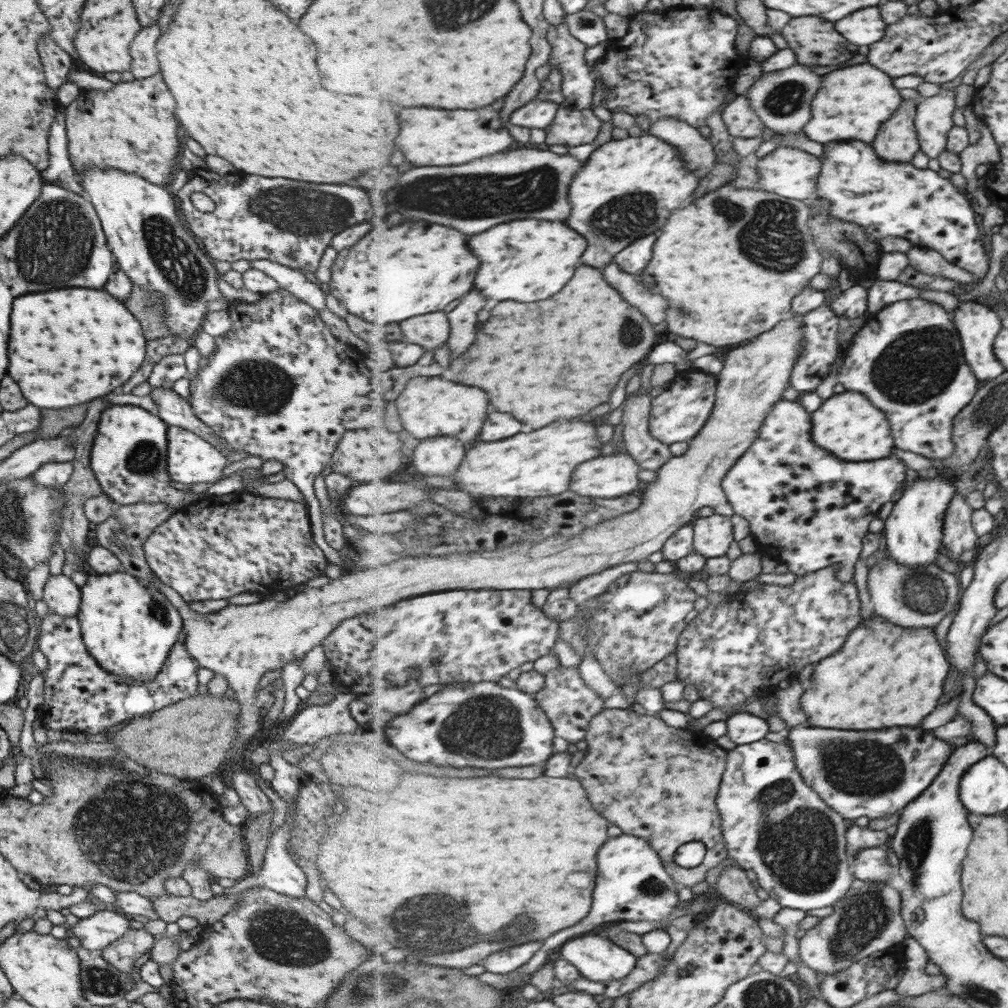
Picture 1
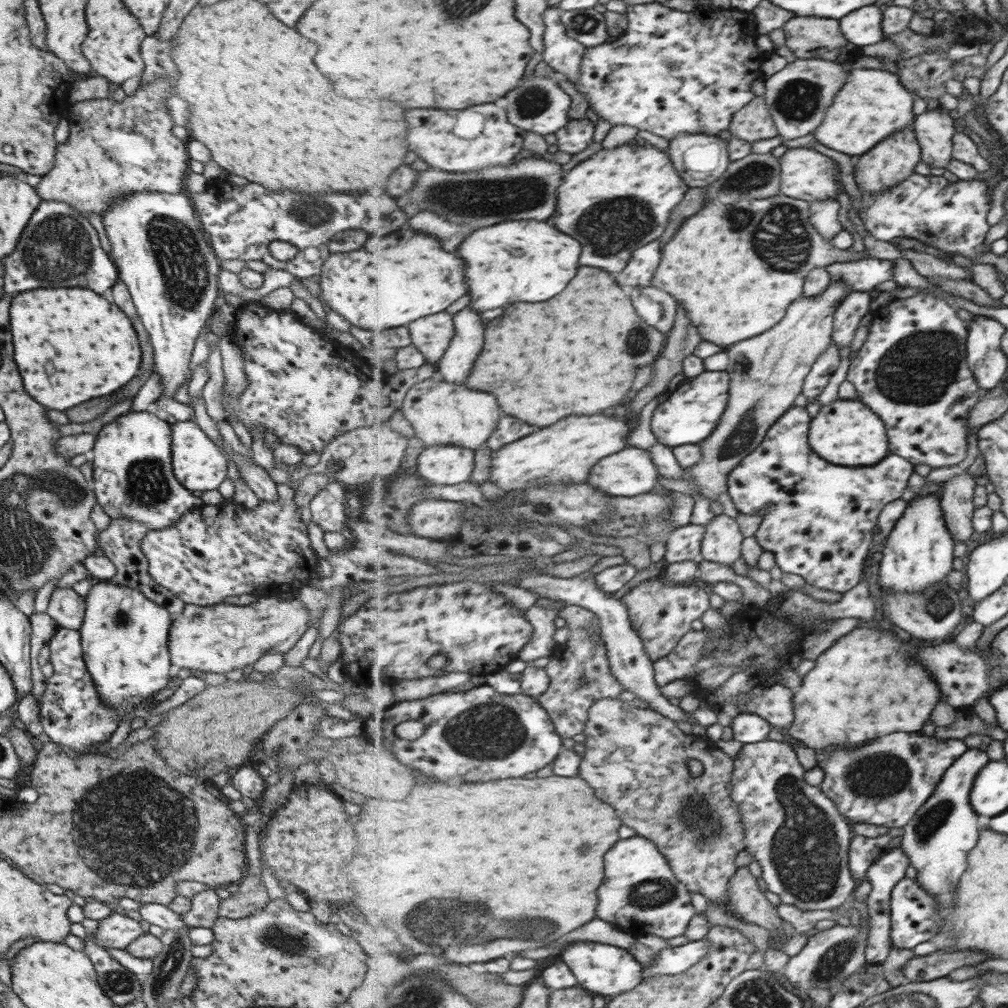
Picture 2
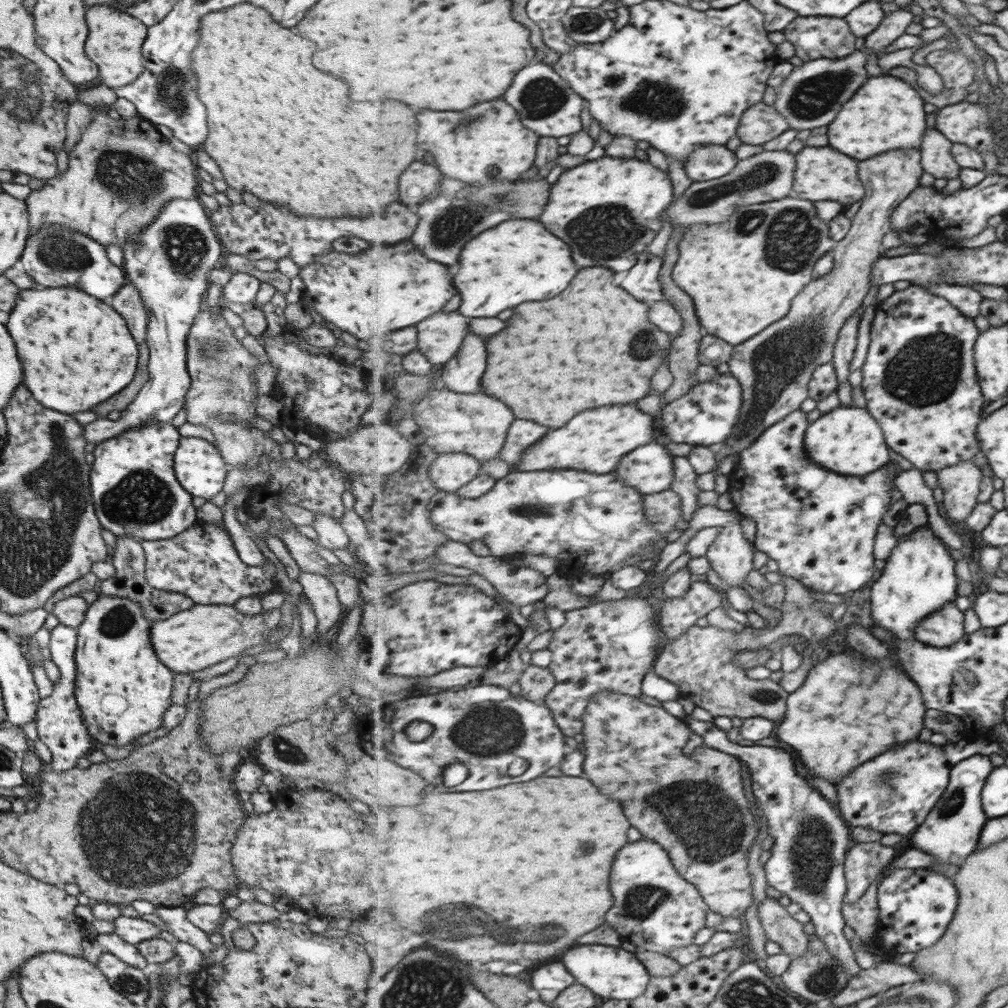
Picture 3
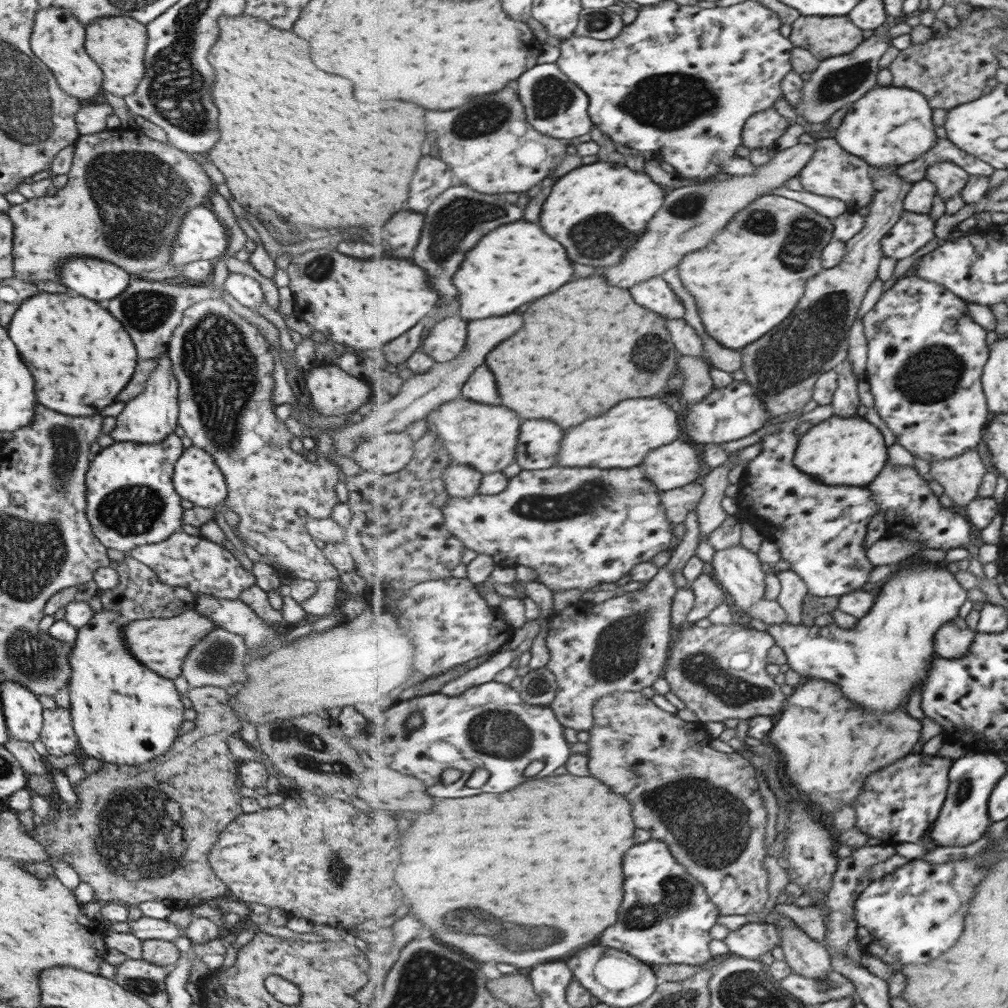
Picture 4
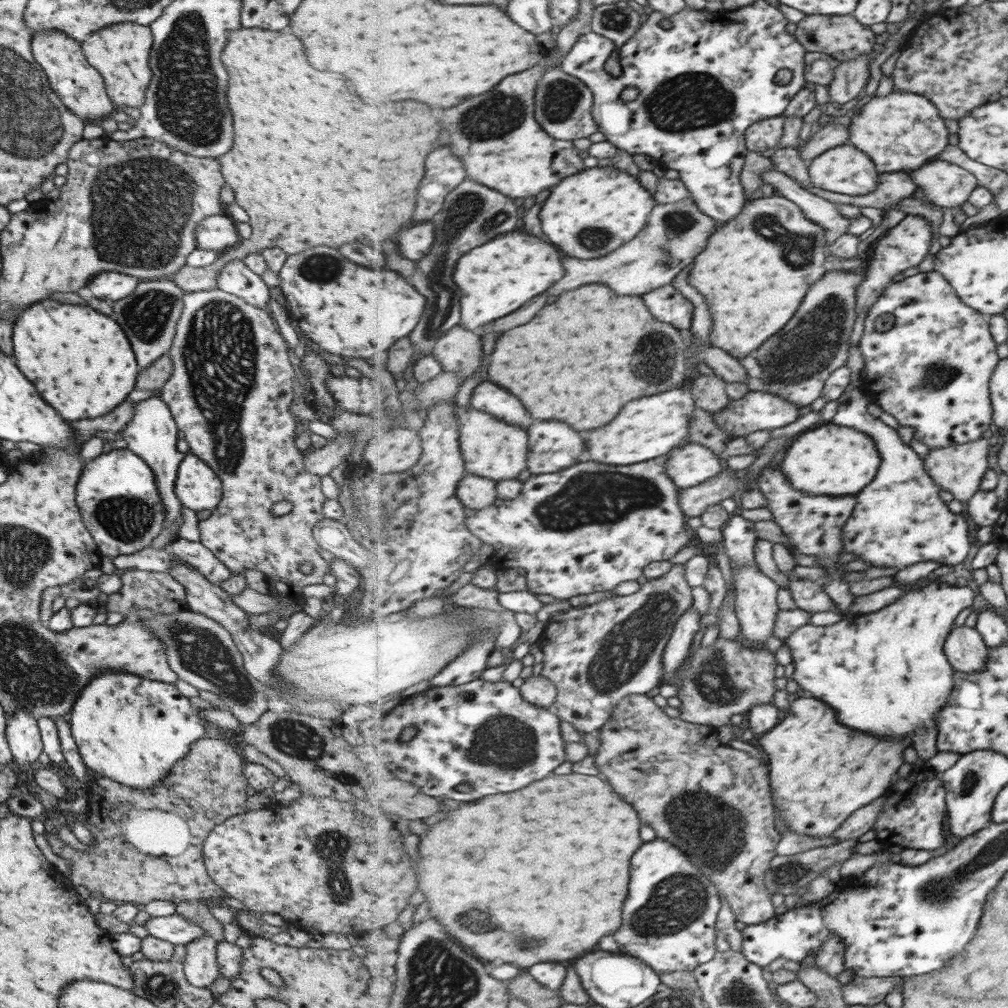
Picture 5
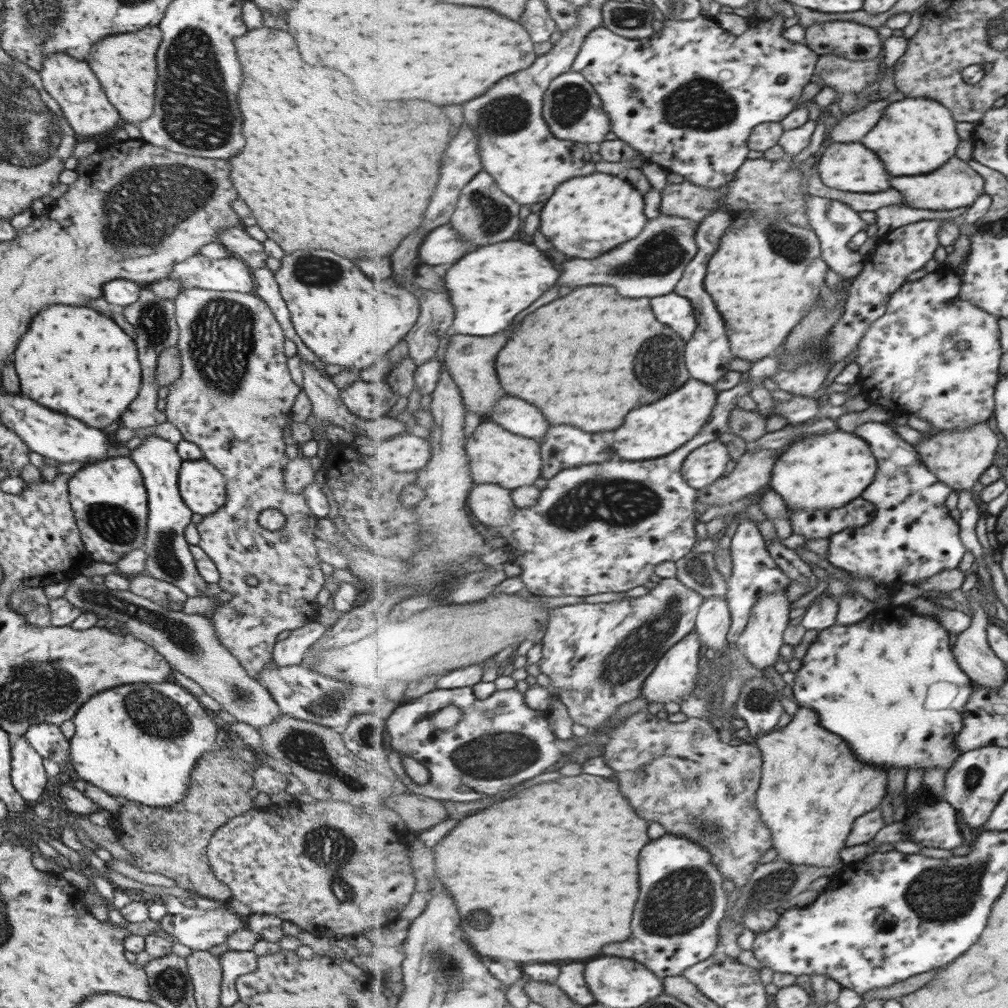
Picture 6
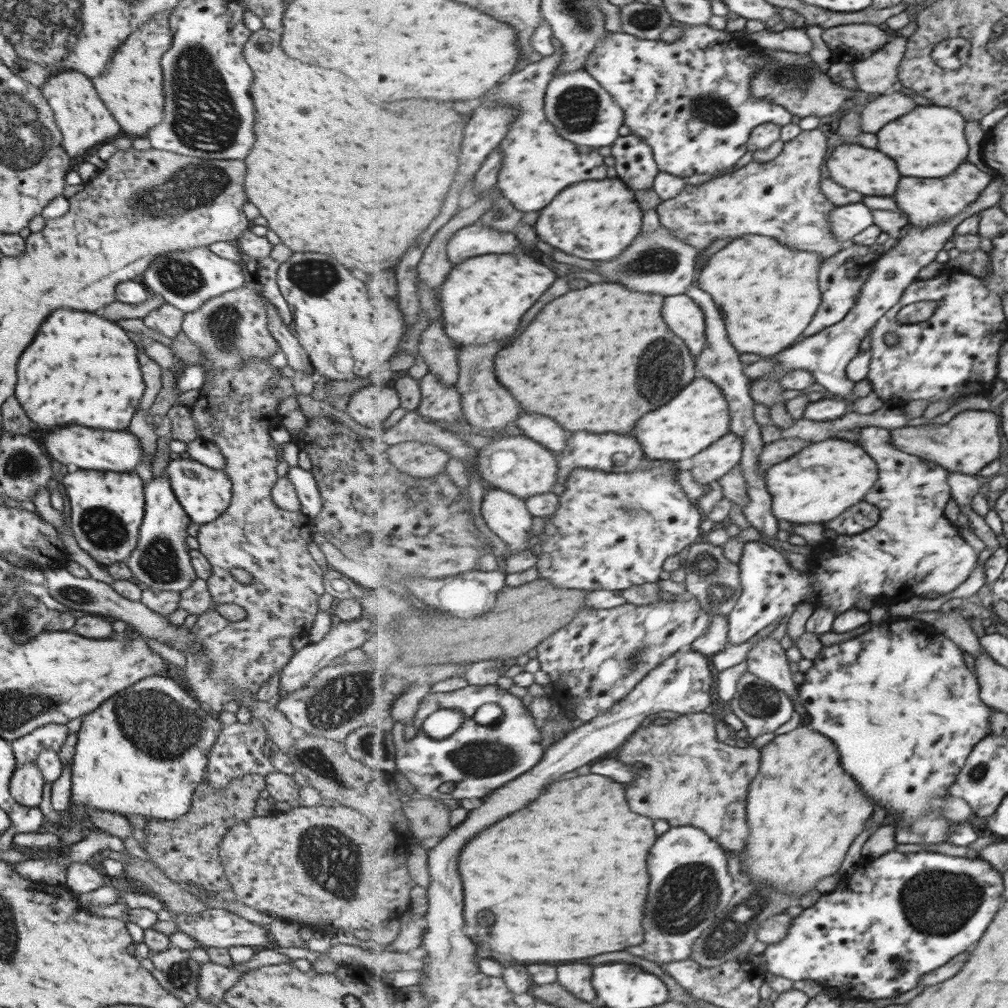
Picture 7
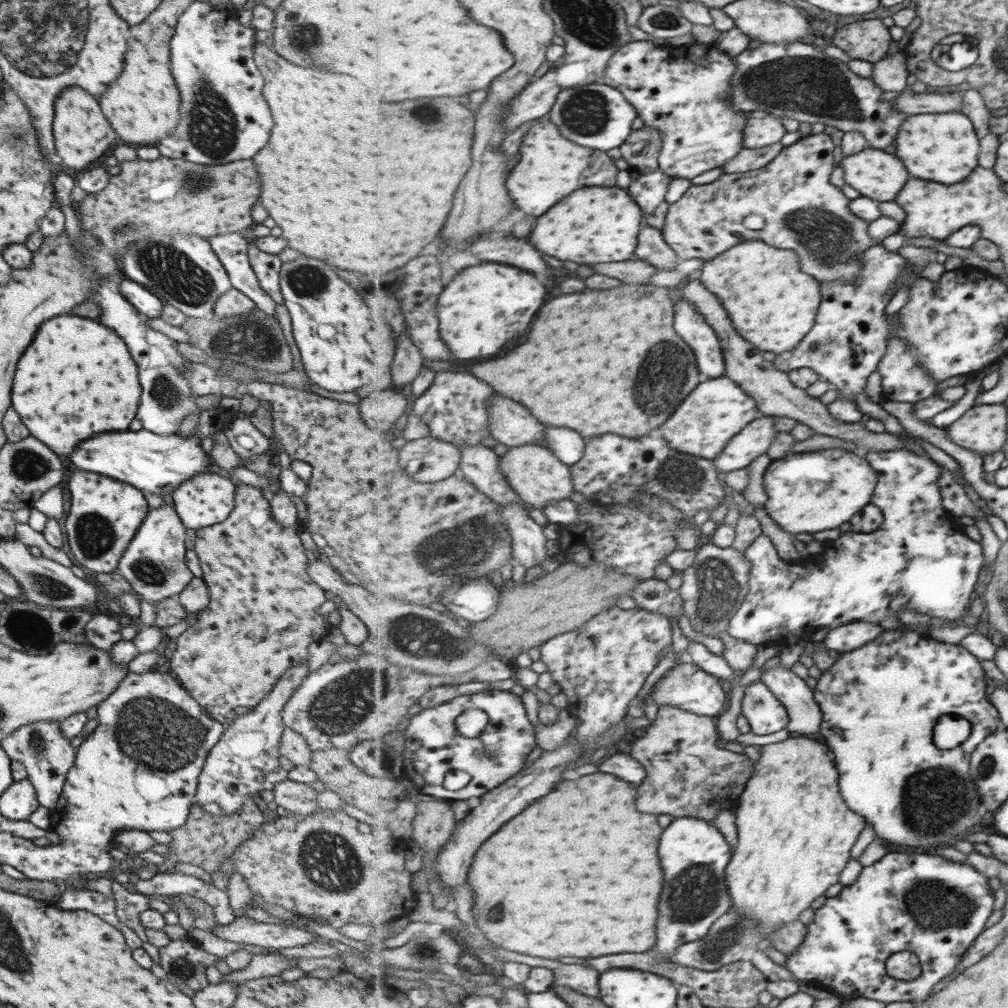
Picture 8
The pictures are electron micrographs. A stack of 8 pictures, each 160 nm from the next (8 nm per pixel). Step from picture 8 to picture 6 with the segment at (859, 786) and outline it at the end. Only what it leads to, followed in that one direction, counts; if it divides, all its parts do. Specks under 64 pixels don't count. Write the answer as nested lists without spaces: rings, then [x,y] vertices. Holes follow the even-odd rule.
[[[890,604],[887,606],[883,612],[885,612],[885,616],[891,618],[891,626],[877,626],[879,618],[877,616],[873,618],[869,614],[869,622],[873,622],[873,630],[861,630],[861,624],[865,623],[857,623],[849,626],[835,624],[831,628],[818,631],[817,638],[810,644],[806,655],[802,659],[802,667],[795,672],[794,698],[799,706],[813,708],[821,716],[821,722],[825,724],[825,728],[829,728],[831,732],[843,736],[853,746],[855,754],[861,760],[869,762],[869,764],[879,764],[879,766],[889,768],[893,766],[903,767],[907,772],[919,767],[924,772],[931,770],[933,767],[949,770],[963,754],[956,748],[956,736],[965,730],[965,720],[967,718],[965,718],[964,714],[968,713],[968,700],[976,691],[976,686],[969,674],[961,669],[961,666],[957,663],[957,657],[955,657],[951,649],[951,634],[943,626],[943,623],[937,617],[917,614],[914,610],[909,610],[909,608],[910,606],[906,605],[895,606]]]

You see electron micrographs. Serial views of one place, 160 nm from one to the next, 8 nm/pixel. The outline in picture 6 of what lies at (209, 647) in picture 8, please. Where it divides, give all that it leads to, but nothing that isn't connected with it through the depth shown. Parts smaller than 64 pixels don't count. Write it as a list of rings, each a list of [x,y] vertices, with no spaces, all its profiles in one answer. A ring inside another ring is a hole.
[[[188,288],[177,293],[173,304],[175,321],[178,328],[178,339],[175,345],[180,352],[181,368],[179,376],[168,385],[168,392],[164,398],[165,406],[162,412],[162,419],[171,422],[171,424],[179,430],[183,440],[199,447],[199,450],[203,453],[202,458],[209,464],[212,464],[225,479],[225,502],[223,506],[220,506],[215,512],[212,512],[211,515],[205,515],[196,524],[196,530],[199,535],[197,546],[203,550],[216,566],[220,576],[216,583],[220,590],[233,594],[230,600],[221,603],[215,608],[212,611],[212,616],[209,618],[216,632],[216,639],[222,644],[222,647],[225,648],[227,652],[231,653],[231,656],[239,662],[239,666],[243,668],[246,674],[250,678],[253,678],[253,680],[257,680],[259,671],[265,670],[265,666],[267,666],[273,658],[272,650],[276,642],[275,638],[277,638],[277,634],[282,630],[290,631],[302,627],[312,620],[316,609],[315,596],[317,596],[317,592],[321,590],[324,580],[324,574],[322,570],[319,569],[320,560],[318,559],[314,543],[316,541],[314,530],[318,518],[307,506],[302,490],[295,494],[290,493],[285,488],[283,482],[284,468],[289,460],[285,457],[284,449],[286,445],[283,443],[281,436],[283,436],[283,428],[288,425],[291,406],[293,406],[293,402],[295,402],[300,388],[293,383],[293,380],[289,376],[289,371],[287,371],[287,366],[285,365],[286,357],[283,355],[284,334],[281,328],[279,328],[278,322],[275,321],[275,318],[271,315],[269,308],[257,295],[253,294],[253,292],[217,292],[203,290],[202,288]],[[265,508],[275,508],[275,510],[279,510],[279,512],[283,514],[285,522],[281,528],[269,531],[263,529],[257,523],[257,516],[259,516],[259,513],[265,510]],[[247,576],[256,578],[258,584],[255,586],[247,585],[245,583],[245,578],[247,578]]]

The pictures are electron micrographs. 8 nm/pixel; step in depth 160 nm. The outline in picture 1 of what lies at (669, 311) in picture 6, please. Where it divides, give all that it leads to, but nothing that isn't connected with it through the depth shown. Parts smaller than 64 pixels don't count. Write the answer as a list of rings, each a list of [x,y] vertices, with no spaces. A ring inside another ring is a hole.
[[[659,232],[633,242],[629,248],[621,250],[615,256],[614,262],[625,272],[637,276],[647,266],[647,262],[653,258],[651,252],[653,252],[653,244],[657,242],[657,238],[659,238]]]

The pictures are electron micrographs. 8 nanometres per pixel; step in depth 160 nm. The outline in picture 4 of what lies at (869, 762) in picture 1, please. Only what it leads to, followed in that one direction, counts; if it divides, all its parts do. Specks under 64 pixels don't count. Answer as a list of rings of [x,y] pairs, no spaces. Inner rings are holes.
[[[913,754],[905,756],[905,760],[897,760],[879,772],[877,776],[869,776],[869,788],[861,792],[861,798],[852,804],[857,813],[856,827],[870,837],[880,839],[883,843],[914,842],[919,844],[930,836],[935,822],[940,818],[944,802],[948,799],[950,784],[950,770],[954,760],[943,756],[927,756],[927,754]]]

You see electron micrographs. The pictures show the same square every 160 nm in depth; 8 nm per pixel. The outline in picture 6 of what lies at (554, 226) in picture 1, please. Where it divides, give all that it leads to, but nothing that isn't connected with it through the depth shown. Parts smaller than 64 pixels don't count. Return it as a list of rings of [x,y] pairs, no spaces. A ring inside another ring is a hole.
[[[521,240],[479,248],[463,256],[446,274],[443,277],[447,278],[445,287],[450,292],[451,304],[457,306],[451,334],[471,336],[493,336],[503,332],[517,314],[537,302],[559,280],[559,270],[551,260],[537,246]]]

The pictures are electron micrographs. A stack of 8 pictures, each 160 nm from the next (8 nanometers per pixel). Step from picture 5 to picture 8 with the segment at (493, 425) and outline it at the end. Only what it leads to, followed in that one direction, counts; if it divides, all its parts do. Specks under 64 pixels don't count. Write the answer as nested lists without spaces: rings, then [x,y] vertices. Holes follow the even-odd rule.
[[[535,444],[510,447],[501,456],[500,469],[507,482],[516,490],[516,493],[529,505],[543,509],[550,502],[568,499],[576,492],[573,484],[572,468],[565,464],[554,451],[548,447]]]

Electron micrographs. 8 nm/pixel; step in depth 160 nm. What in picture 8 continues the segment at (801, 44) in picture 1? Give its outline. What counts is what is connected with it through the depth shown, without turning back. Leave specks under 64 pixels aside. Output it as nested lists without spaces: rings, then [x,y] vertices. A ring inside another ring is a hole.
[[[881,20],[855,22],[845,28],[839,28],[835,34],[835,44],[850,54],[850,59],[879,62],[885,58],[893,46],[889,27]]]

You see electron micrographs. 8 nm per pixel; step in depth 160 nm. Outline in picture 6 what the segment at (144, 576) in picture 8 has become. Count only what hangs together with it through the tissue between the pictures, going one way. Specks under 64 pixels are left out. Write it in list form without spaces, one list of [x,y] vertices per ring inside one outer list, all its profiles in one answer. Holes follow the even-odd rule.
[[[147,435],[139,446],[129,452],[129,457],[140,470],[147,495],[146,535],[141,546],[146,554],[143,574],[175,585],[188,598],[199,597],[208,583],[199,576],[183,537],[183,529],[189,524],[192,512],[185,506],[178,491],[178,470],[182,458],[176,445],[156,435]]]

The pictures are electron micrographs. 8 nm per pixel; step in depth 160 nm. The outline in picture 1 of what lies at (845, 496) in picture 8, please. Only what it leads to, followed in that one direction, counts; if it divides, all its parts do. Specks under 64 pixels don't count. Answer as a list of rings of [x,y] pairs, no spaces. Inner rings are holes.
[[[847,390],[843,394],[835,394],[823,401],[822,405],[812,413],[813,440],[821,448],[841,456],[849,462],[876,461],[892,456],[896,440],[892,433],[892,424],[887,420],[885,412],[879,410],[869,397],[862,392]]]

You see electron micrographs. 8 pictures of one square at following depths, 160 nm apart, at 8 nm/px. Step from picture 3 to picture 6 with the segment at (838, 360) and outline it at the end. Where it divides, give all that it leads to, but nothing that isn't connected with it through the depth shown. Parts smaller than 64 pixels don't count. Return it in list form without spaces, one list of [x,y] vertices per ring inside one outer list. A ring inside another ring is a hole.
[[[866,422],[856,426],[853,431],[868,441],[873,455],[878,460],[876,479],[869,486],[869,492],[863,498],[876,505],[874,519],[865,526],[848,528],[829,538],[827,561],[844,570],[851,577],[871,578],[875,585],[885,585],[891,582],[902,582],[918,586],[919,583],[933,578],[944,570],[956,569],[965,558],[968,548],[960,537],[960,523],[954,520],[945,506],[947,496],[955,491],[940,477],[928,468],[923,457],[917,452],[915,445],[909,444],[897,429],[888,422]]]

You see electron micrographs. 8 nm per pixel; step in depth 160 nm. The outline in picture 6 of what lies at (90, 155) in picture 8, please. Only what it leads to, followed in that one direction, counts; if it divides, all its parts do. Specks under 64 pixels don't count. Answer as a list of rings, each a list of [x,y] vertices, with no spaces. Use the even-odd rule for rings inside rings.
[[[65,53],[47,55],[38,72],[44,91],[58,104],[66,123],[75,131],[77,139],[99,139],[121,126],[122,120],[107,100],[90,65]]]

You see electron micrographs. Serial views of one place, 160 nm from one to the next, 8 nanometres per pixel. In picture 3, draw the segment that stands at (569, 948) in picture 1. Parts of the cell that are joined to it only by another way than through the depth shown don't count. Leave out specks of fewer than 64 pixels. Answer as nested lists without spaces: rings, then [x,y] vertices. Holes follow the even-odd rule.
[[[601,944],[577,945],[564,953],[563,963],[575,975],[576,982],[590,988],[601,1001],[609,999],[633,1000],[645,994],[652,975],[636,952]]]

